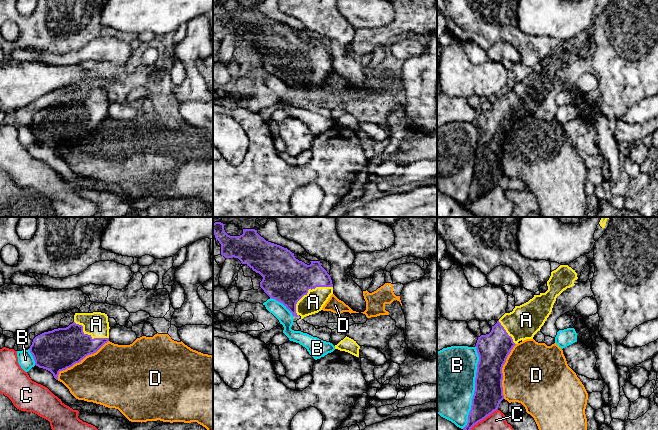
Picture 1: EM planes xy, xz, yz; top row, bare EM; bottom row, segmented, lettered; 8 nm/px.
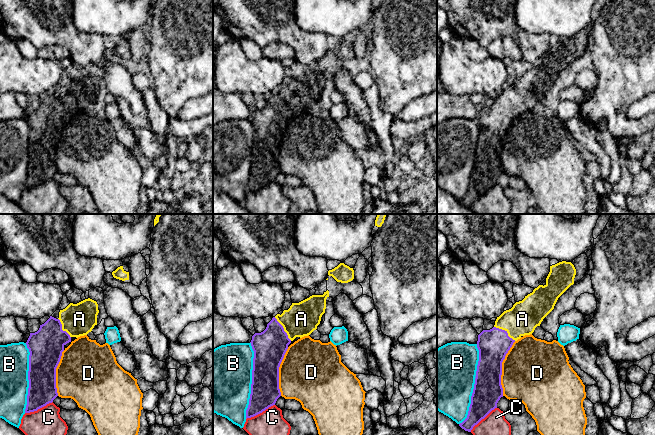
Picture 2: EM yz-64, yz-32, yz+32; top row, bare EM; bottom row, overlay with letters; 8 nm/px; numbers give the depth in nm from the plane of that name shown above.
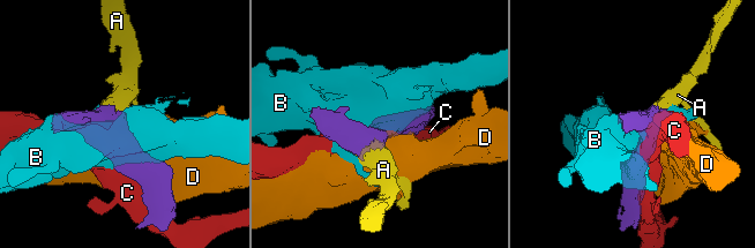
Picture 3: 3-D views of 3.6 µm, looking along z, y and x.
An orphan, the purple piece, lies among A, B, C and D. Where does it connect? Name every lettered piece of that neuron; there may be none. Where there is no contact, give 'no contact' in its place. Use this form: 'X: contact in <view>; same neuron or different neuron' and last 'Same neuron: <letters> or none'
A: contact in xz; same neuron
B: contact in yz; different neuron
C: contact in yz; different neuron
D: contact in xy; different neuron
Same neuron: A

